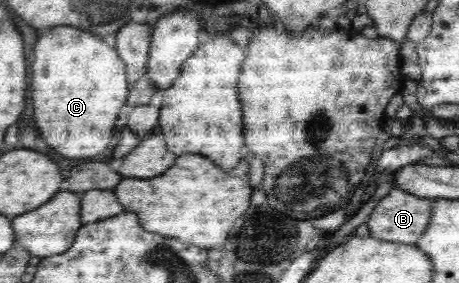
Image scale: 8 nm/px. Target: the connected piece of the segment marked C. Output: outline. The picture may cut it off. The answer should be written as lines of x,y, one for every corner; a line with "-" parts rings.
60,26
44,34
34,46
32,100
40,136
58,154
81,160
108,148
129,84
115,47
90,32

